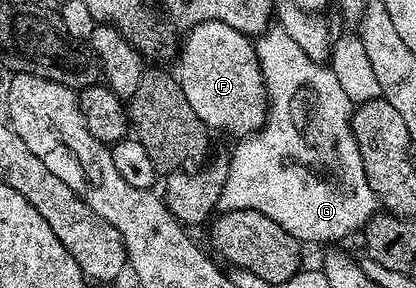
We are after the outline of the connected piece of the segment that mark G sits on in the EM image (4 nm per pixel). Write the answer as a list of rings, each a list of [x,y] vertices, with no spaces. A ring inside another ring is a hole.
[[[279,24],[272,25],[263,31],[261,37],[254,43],[256,55],[259,57],[260,70],[264,76],[264,84],[267,86],[267,96],[269,99],[269,109],[267,112],[266,125],[246,137],[240,137],[235,142],[235,151],[229,154],[229,176],[225,178],[225,188],[221,192],[220,207],[224,211],[229,210],[256,210],[269,220],[277,220],[285,232],[289,232],[293,237],[300,240],[306,238],[347,238],[351,233],[362,231],[368,220],[377,213],[377,199],[373,188],[369,188],[369,180],[365,176],[365,168],[361,164],[361,152],[357,148],[357,140],[353,136],[351,127],[351,112],[353,103],[345,96],[344,89],[341,88],[340,81],[334,76],[330,65],[322,62],[314,62],[301,50],[300,45],[288,36]]]

